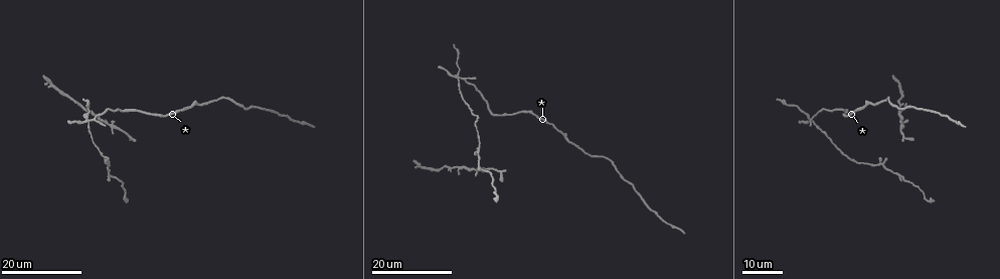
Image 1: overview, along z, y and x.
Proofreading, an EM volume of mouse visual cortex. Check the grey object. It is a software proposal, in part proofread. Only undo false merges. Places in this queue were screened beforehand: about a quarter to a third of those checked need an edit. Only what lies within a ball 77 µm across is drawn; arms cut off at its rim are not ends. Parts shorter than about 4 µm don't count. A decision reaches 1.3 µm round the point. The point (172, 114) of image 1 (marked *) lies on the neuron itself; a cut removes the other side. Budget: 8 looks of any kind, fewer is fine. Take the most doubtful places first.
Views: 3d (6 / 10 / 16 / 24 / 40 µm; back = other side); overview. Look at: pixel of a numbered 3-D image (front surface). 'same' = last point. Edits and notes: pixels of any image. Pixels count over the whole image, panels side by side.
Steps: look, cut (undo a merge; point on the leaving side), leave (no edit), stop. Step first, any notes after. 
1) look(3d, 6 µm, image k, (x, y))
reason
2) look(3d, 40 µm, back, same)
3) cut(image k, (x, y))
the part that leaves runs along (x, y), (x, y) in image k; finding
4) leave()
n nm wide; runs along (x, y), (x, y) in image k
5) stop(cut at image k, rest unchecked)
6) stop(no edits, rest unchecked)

look(3d, 24 µm, image 1, (457, 79))
four or more arms meet

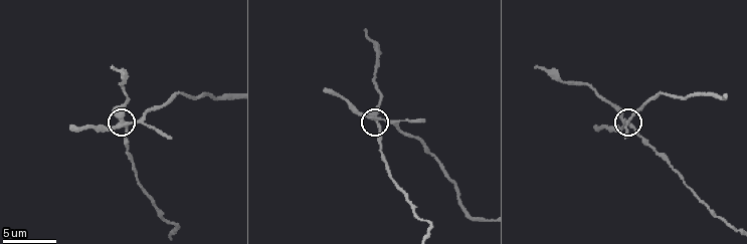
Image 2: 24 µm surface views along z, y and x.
look(3d, 6 µm, image 2, (377, 121))
closer look

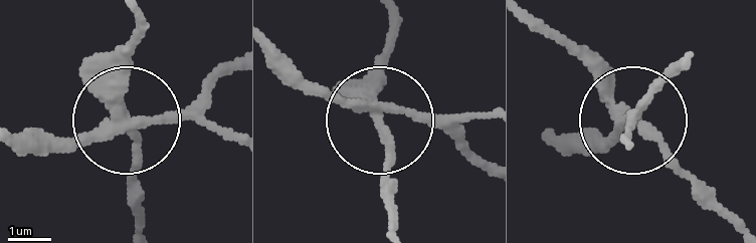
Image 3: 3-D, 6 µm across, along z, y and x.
look(3d, 6 µm, back, image 3, (377, 115))

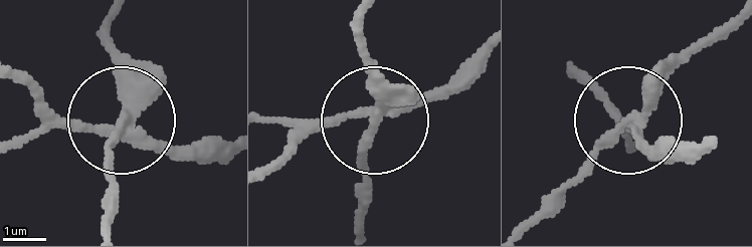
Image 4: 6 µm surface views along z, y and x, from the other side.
cut(image 4, (118, 66))
4 arms; the part that leaves runs along (120, 129), (110, 225) in image 4; two neurons meet here

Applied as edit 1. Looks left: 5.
look(3d, 24 µm, image 1, (129, 137))
three-way junction

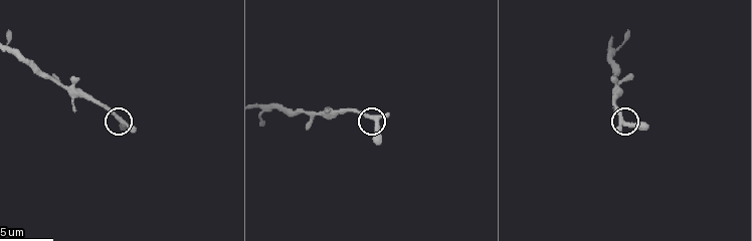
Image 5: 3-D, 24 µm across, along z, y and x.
look(3d, 10 µm, image 5, (373, 119))
closer look

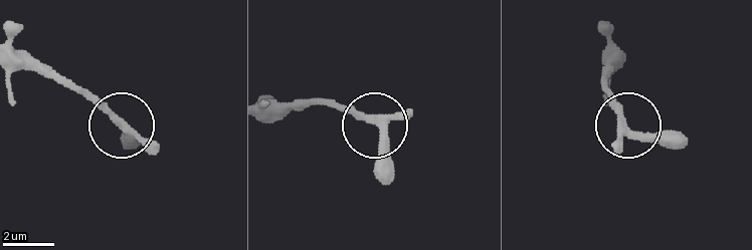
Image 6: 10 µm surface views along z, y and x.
leave()
all the same neuron

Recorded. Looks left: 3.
look(3d, 6 µm, image 5, (71, 91))
four or more arms meet

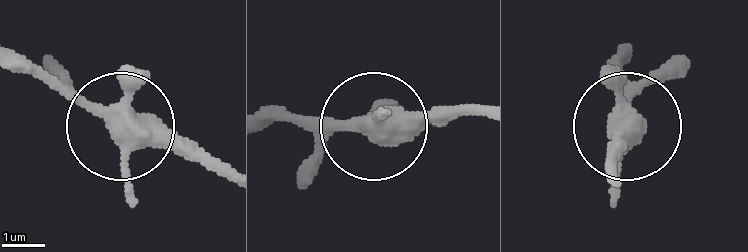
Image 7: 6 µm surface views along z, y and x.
leave()
4 arms; all the same neuron

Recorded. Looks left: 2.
look(3d, 6 µm, image 2, (725, 95))
narrows sharply

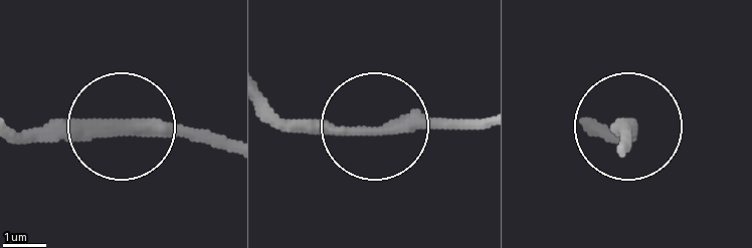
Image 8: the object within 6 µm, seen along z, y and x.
leave()
runs along (475, 117), (442, 129), (269, 121) in image 8; one neuron here

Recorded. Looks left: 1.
stop(cut at image 4, rest unchecked)

